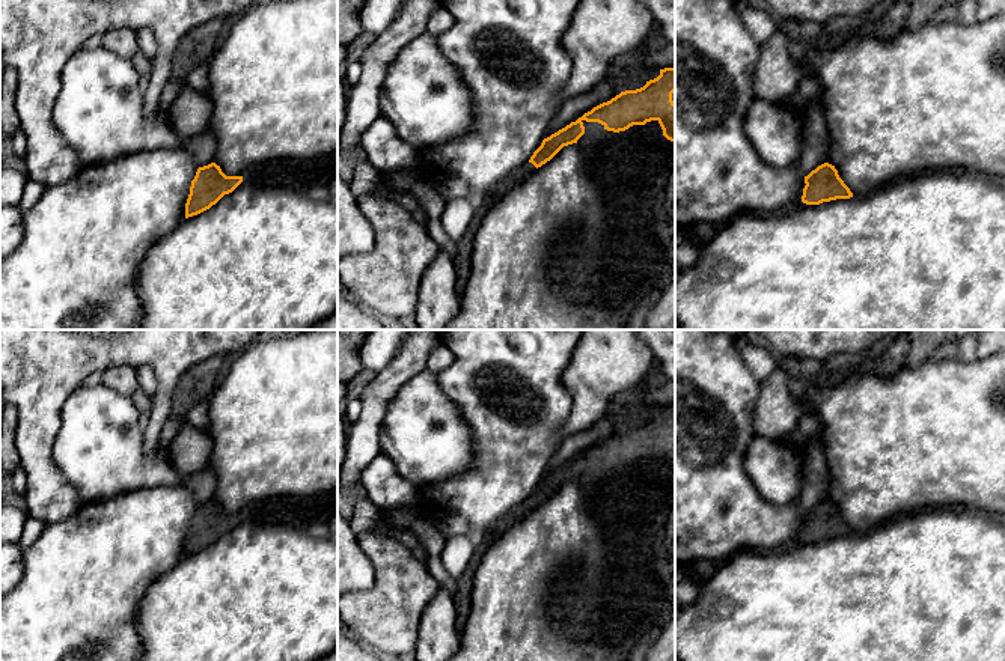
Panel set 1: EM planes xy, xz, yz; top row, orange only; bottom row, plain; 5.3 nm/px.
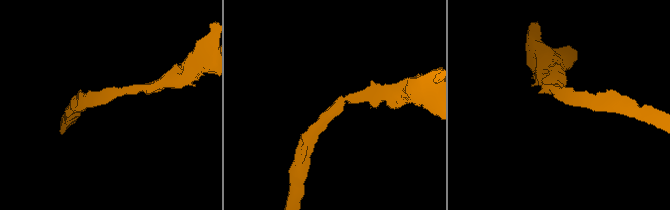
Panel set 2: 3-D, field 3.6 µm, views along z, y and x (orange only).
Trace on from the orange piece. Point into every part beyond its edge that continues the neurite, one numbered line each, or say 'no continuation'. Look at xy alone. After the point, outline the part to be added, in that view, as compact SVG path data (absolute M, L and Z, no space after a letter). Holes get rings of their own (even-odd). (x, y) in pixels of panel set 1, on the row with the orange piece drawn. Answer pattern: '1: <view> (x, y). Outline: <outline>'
no continuation

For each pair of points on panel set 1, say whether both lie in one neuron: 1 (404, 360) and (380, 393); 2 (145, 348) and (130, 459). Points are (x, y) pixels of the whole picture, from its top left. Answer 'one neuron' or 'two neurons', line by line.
1: one neuron
2: two neurons

